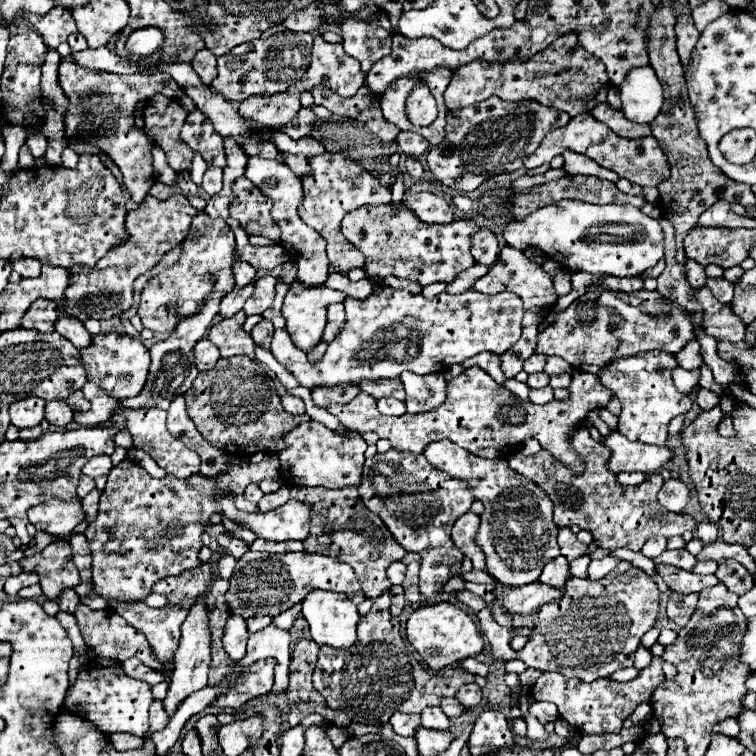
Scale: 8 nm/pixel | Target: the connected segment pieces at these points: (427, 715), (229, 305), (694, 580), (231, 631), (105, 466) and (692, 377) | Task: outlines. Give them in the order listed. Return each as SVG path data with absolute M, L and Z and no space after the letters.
M428 707L426 711L422 711L422 727L448 729L450 727L450 719L444 715L444 711L440 707Z
M248 283L246 287L234 287L230 295L222 297L220 301L220 313L222 317L230 317L238 313L244 307L244 301L254 293L254 283Z
M656 565L656 569L666 585L678 593L700 593L702 589L718 583L716 575L694 575L692 571L678 569L674 565Z
M230 615L224 627L224 649L226 653L236 661L242 659L242 655L246 655L246 641L248 641L248 629L242 617L238 615Z
M100 455L100 457L94 457L90 459L84 467L82 467L82 473L88 475L88 477L100 477L100 475L108 475L112 469L112 459L108 455Z
M676 367L674 369L674 385L678 391L682 393L692 393L698 385L698 377L700 377L700 371L688 371L688 369L682 369L682 367Z

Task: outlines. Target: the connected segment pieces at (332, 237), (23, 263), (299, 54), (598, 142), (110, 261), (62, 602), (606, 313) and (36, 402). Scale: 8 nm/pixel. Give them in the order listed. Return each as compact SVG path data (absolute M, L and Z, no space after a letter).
M320 155L310 159L310 167L312 167L312 175L302 179L304 185L304 201L298 207L300 217L306 225L310 225L312 229L316 229L326 241L328 241L328 259L330 265L338 271L338 273L348 273L354 267L364 267L364 255L360 251L356 251L356 247L342 235L340 231L340 221L344 219L346 213L368 205L368 203L390 203L392 201L392 193L386 185L382 185L372 173L364 171L362 165L358 165L356 161L344 157L344 155Z
M22 257L18 261L12 261L12 267L23 278L34 278L39 276L42 263L38 263L38 259L26 259L26 257Z
M250 41L234 47L226 57L218 57L218 77L212 81L210 91L222 93L234 107L250 97L250 95L274 95L286 91L298 79L304 77L312 57L312 41L310 43L288 43L288 45L272 45L270 41Z
M590 113L572 117L568 121L568 125L546 135L546 139L542 141L542 147L538 147L538 151L534 151L534 155L530 155L526 159L524 167L534 169L544 163L550 163L556 155L562 155L562 151L566 151L566 149L594 159L598 165L616 171L620 177L624 177L640 187L658 187L662 181L666 181L670 177L670 167L668 167L666 155L662 153L658 141L652 135L642 137L642 139L622 139L622 137L614 135L604 123L596 121Z
M147 195L144 201L140 203L140 207L130 211L126 217L126 229L130 235L130 239L126 243L120 243L118 247L114 247L114 251L106 253L98 261L96 267L72 267L70 269L70 273L74 275L72 283L70 283L70 291L66 291L70 315L78 315L80 321L84 321L84 319L110 319L110 317L120 315L126 309L130 309L132 307L132 283L134 283L134 279L138 275L142 275L144 271L148 271L150 267L154 267L168 249L172 249L174 245L178 245L186 239L192 217L196 213L198 211L188 203L186 197L168 197L168 199L160 201L151 195Z
M64 589L62 593L60 593L60 597L58 597L58 605L60 605L60 609L62 611L68 611L68 613L74 613L74 607L78 605L78 595L76 595L76 591L74 589Z
M588 285L586 293L582 297L578 297L576 301L572 301L572 305L566 311L562 311L558 315L558 319L538 335L536 353L562 357L576 371L600 375L600 371L606 367L606 363L610 363L616 357L630 357L630 355L638 355L638 353L654 351L654 349L678 353L684 345L688 345L694 339L696 339L696 333L694 333L694 323L692 323L690 311L686 311L684 307L680 307L678 303L674 303L670 299L664 299L658 291L642 289L642 291L624 293L624 291L610 291L602 285Z
M30 397L30 399L22 399L18 403L10 405L10 423L18 429L24 427L36 427L40 425L40 421L44 419L44 399L38 397Z

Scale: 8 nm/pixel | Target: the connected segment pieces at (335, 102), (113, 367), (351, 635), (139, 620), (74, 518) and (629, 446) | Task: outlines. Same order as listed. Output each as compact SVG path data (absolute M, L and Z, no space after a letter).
M314 87L312 95L316 105L326 107L334 115L364 123L372 133L376 133L386 143L394 141L396 135L400 133L398 127L394 127L392 123L386 123L380 111L380 99L374 93L370 93L366 87L362 87L354 97L348 97L348 99L342 99L340 95L332 93L328 87Z
M98 333L92 337L92 345L80 353L88 371L88 379L106 389L108 395L112 395L114 399L134 397L142 391L148 375L150 355L140 339L130 339L128 335L120 333Z
M314 589L300 605L304 619L310 625L312 639L318 645L348 649L356 641L356 623L360 615L348 597Z
M128 603L116 607L116 613L122 615L128 625L146 635L154 657L164 665L162 673L166 683L170 683L174 673L174 653L180 641L180 625L186 619L186 611L190 607L192 603L186 603L186 607L166 605L162 609L152 609L144 603Z
M80 497L64 501L64 499L48 499L28 511L28 521L36 527L42 529L50 535L56 535L60 539L66 539L72 529L84 521L84 511L82 511L82 501Z
M610 431L608 435L604 435L602 445L612 453L606 463L612 473L638 472L650 475L666 467L668 461L672 459L672 451L666 445L658 447L658 445L628 441L618 431Z

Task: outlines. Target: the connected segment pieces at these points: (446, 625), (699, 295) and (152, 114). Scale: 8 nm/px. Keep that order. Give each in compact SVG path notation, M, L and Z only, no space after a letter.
M452 603L422 605L420 609L416 609L406 623L406 639L434 671L440 671L446 665L458 663L466 657L476 657L484 647L484 639L472 617Z
M708 287L694 289L694 299L702 303L704 315L702 315L702 329L706 335L714 337L716 341L730 341L738 343L744 339L746 325L742 325L742 319L734 315L732 307L726 303L720 303Z
M162 93L150 97L144 105L144 133L164 149L168 165L180 173L192 167L192 149L180 139L180 129L186 123L186 109L178 99Z

